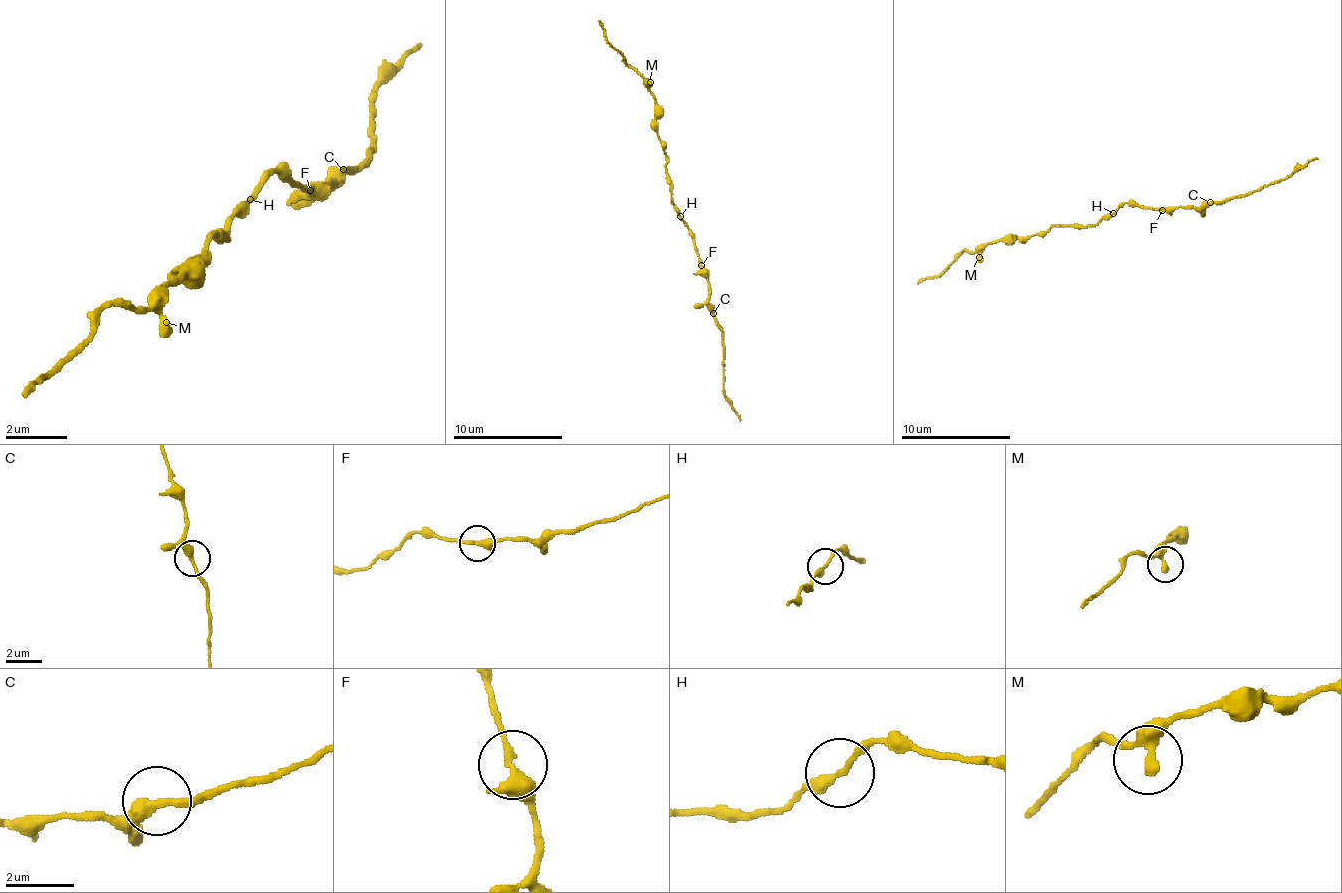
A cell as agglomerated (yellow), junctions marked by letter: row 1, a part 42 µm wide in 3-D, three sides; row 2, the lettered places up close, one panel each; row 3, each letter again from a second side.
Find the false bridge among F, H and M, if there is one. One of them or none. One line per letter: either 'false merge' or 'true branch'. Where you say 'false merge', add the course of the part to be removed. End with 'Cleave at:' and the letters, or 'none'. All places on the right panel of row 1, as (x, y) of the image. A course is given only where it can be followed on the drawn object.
F: true branch
H: true branch
M: true branch
Cleave at: none

